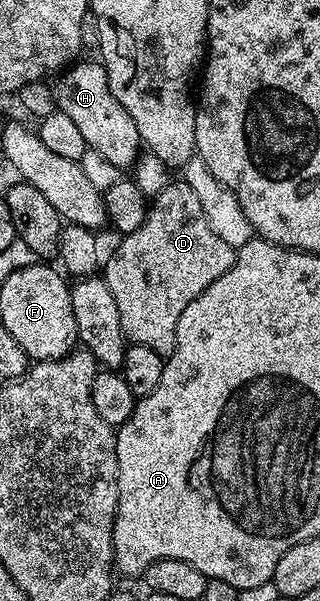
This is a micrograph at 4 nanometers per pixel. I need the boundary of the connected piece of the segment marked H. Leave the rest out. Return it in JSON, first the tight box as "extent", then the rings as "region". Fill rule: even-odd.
{"extent":[54,59,144,171],"region":[[[82,59],[71,64],[57,78],[54,98],[58,104],[57,112],[68,115],[68,119],[76,123],[80,135],[84,135],[84,143],[89,152],[100,155],[120,171],[129,170],[137,162],[144,149],[140,131],[136,131],[136,123],[132,123],[132,115],[128,115],[128,111],[120,107],[120,99],[112,95],[106,82],[106,68],[103,67],[101,60]]]}

